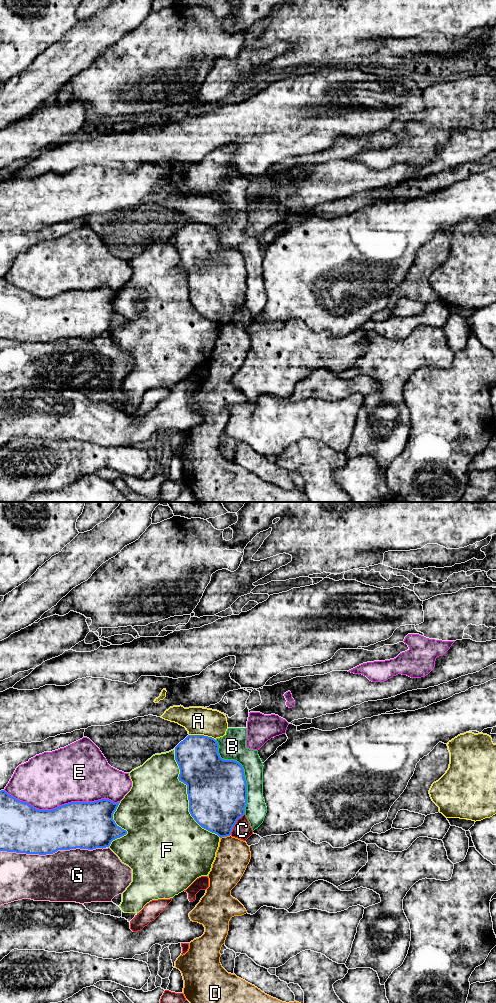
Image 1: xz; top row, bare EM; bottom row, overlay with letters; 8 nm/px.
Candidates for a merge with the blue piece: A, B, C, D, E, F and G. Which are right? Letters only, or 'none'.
none

